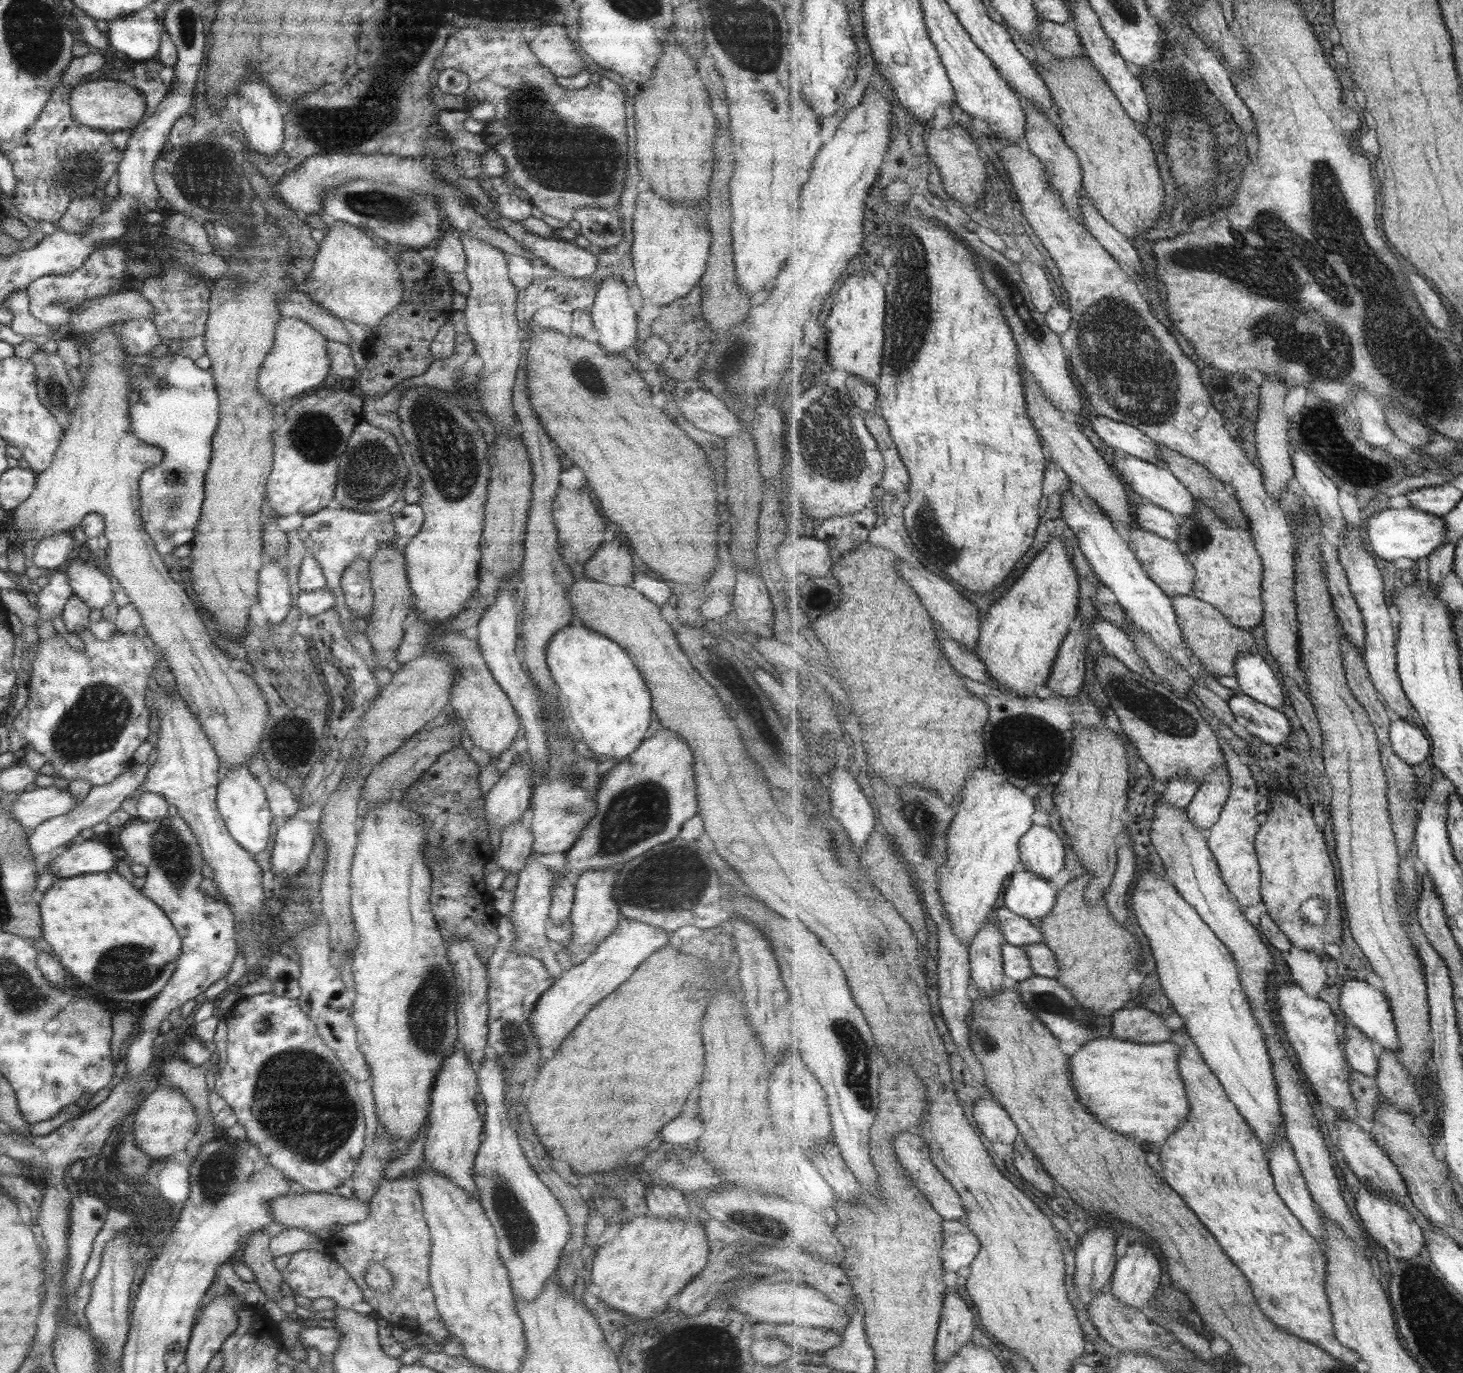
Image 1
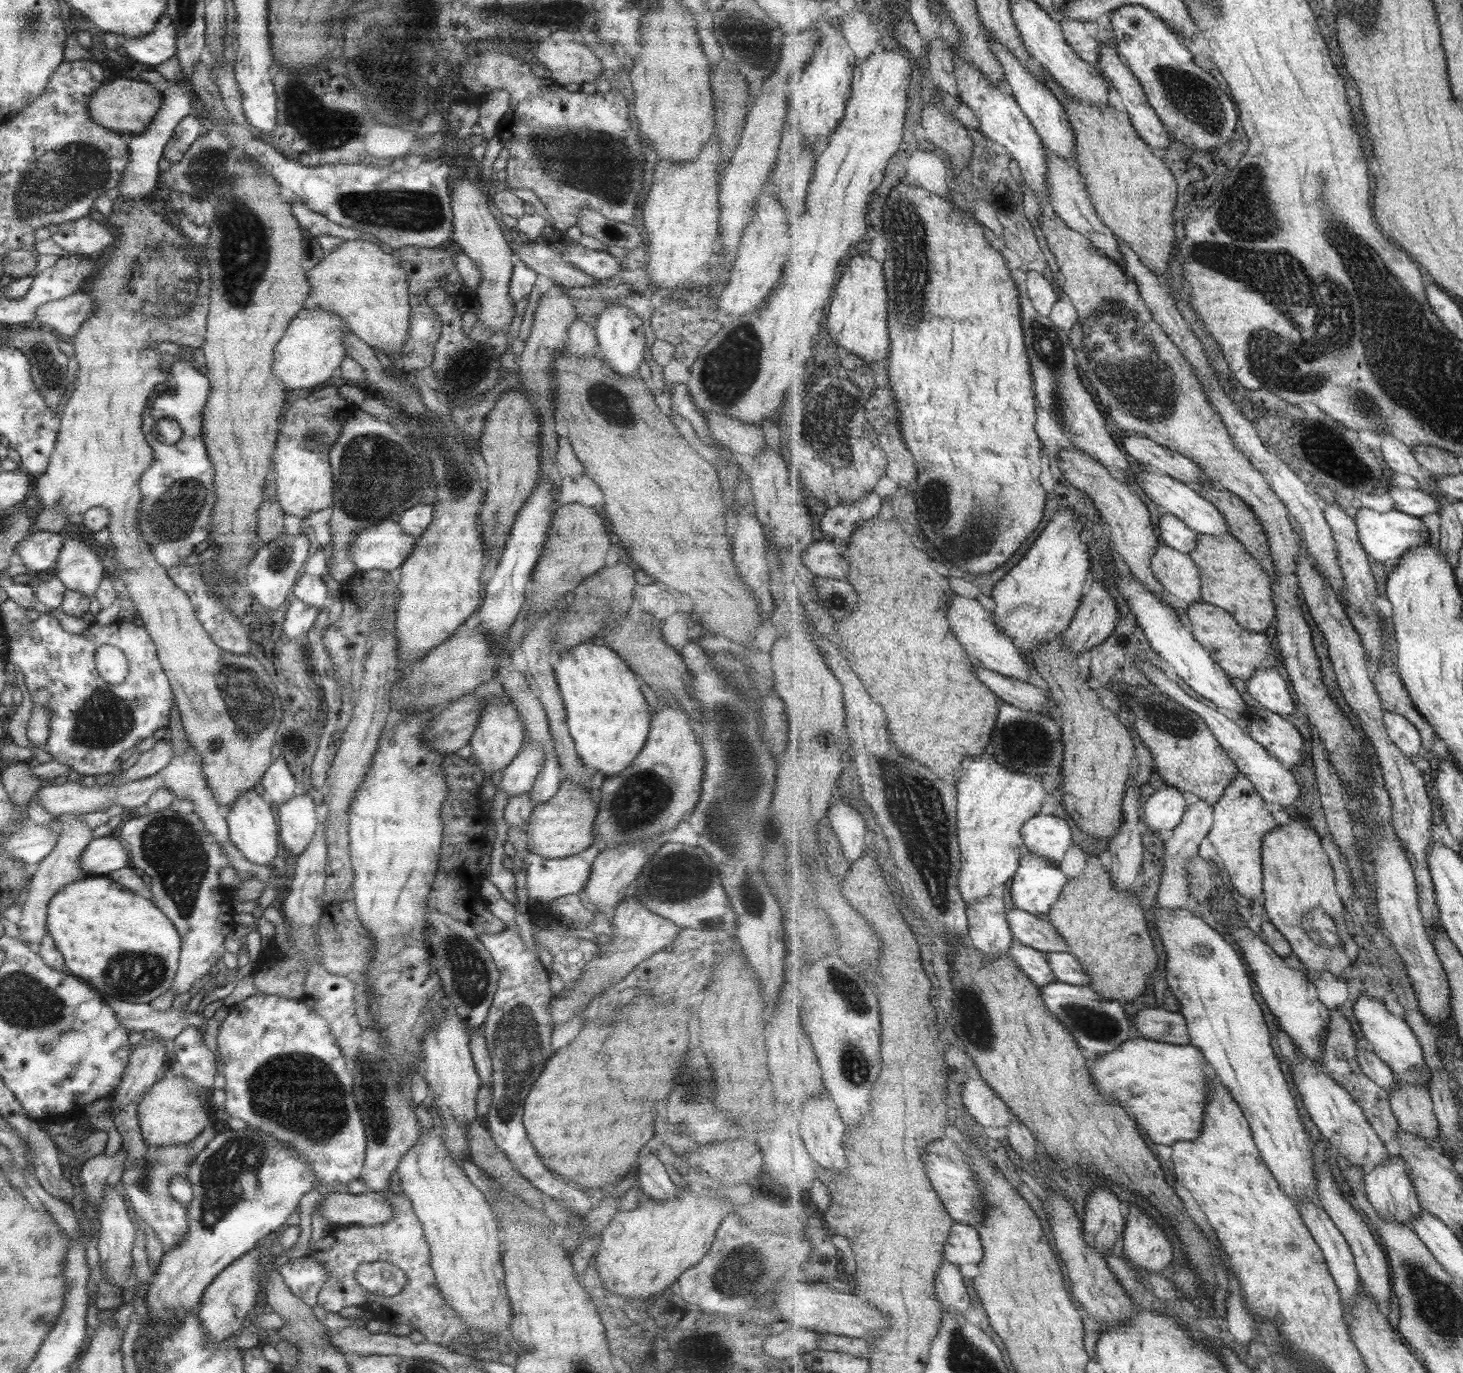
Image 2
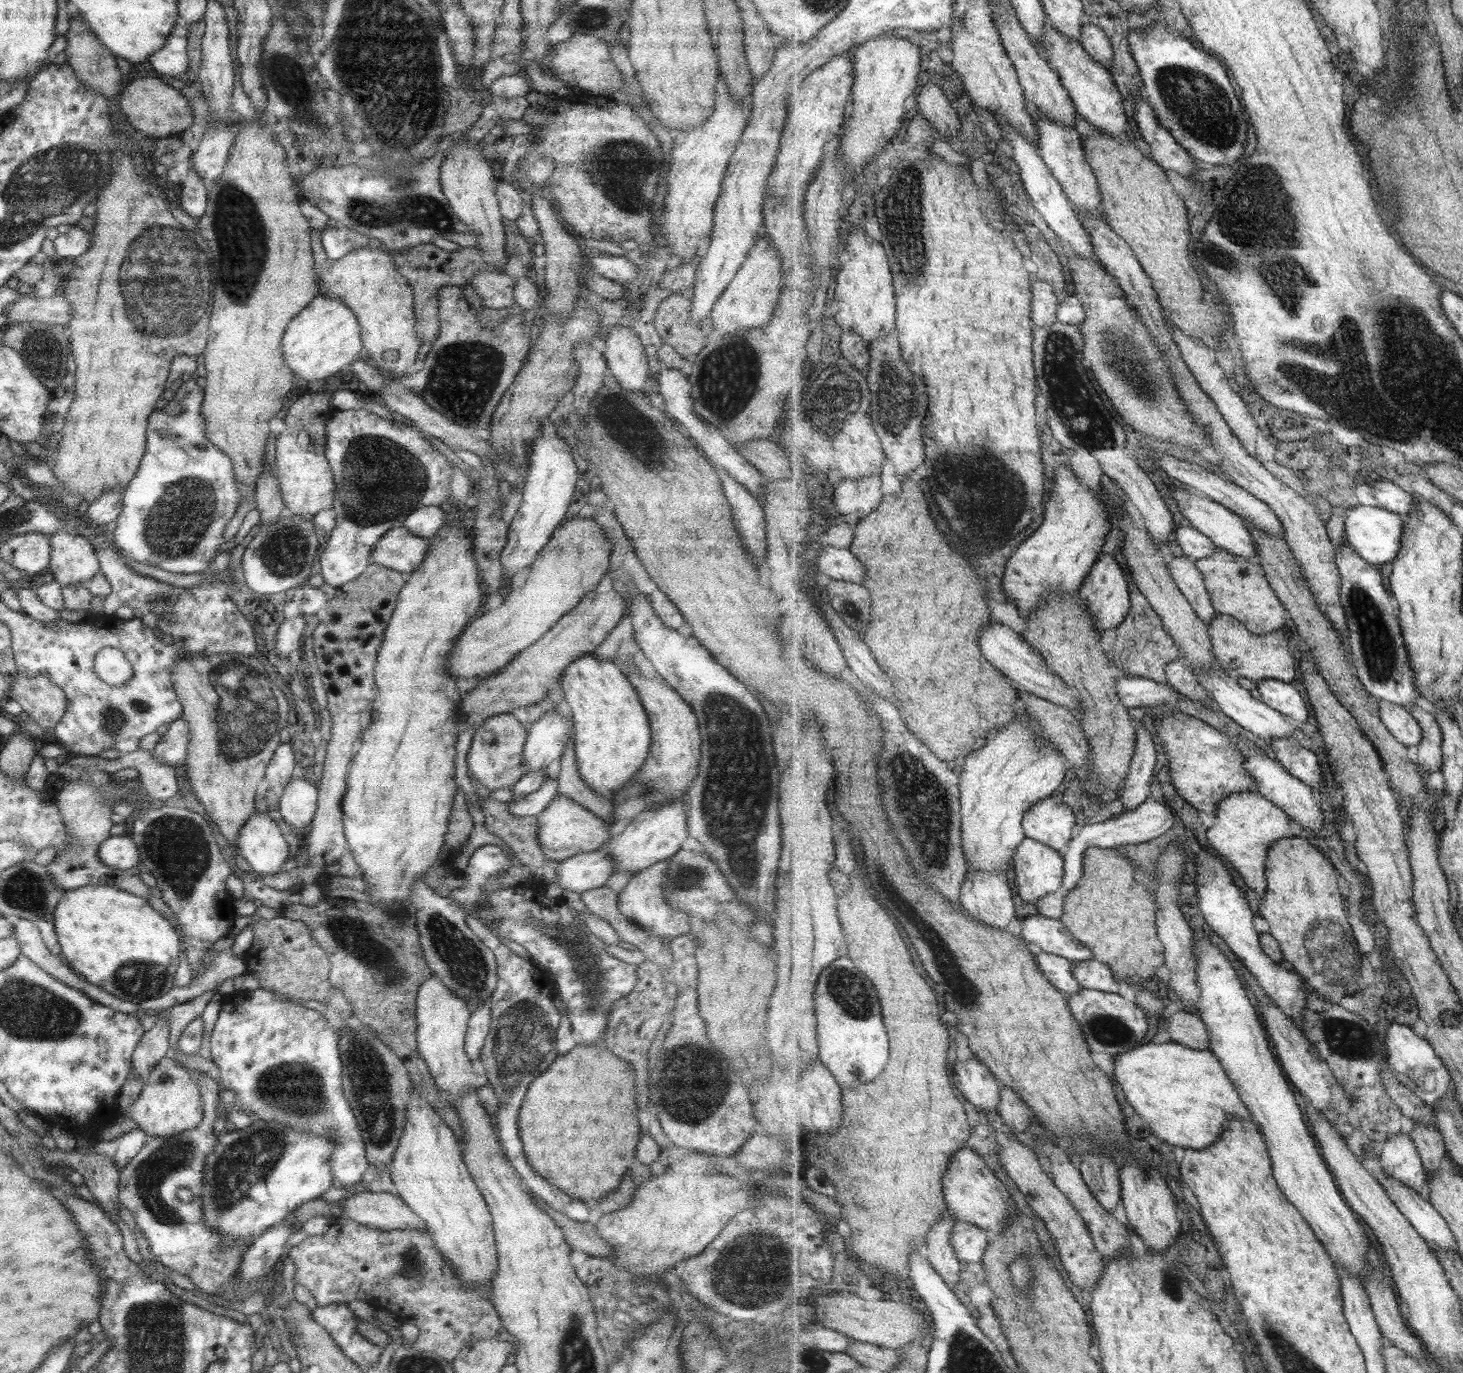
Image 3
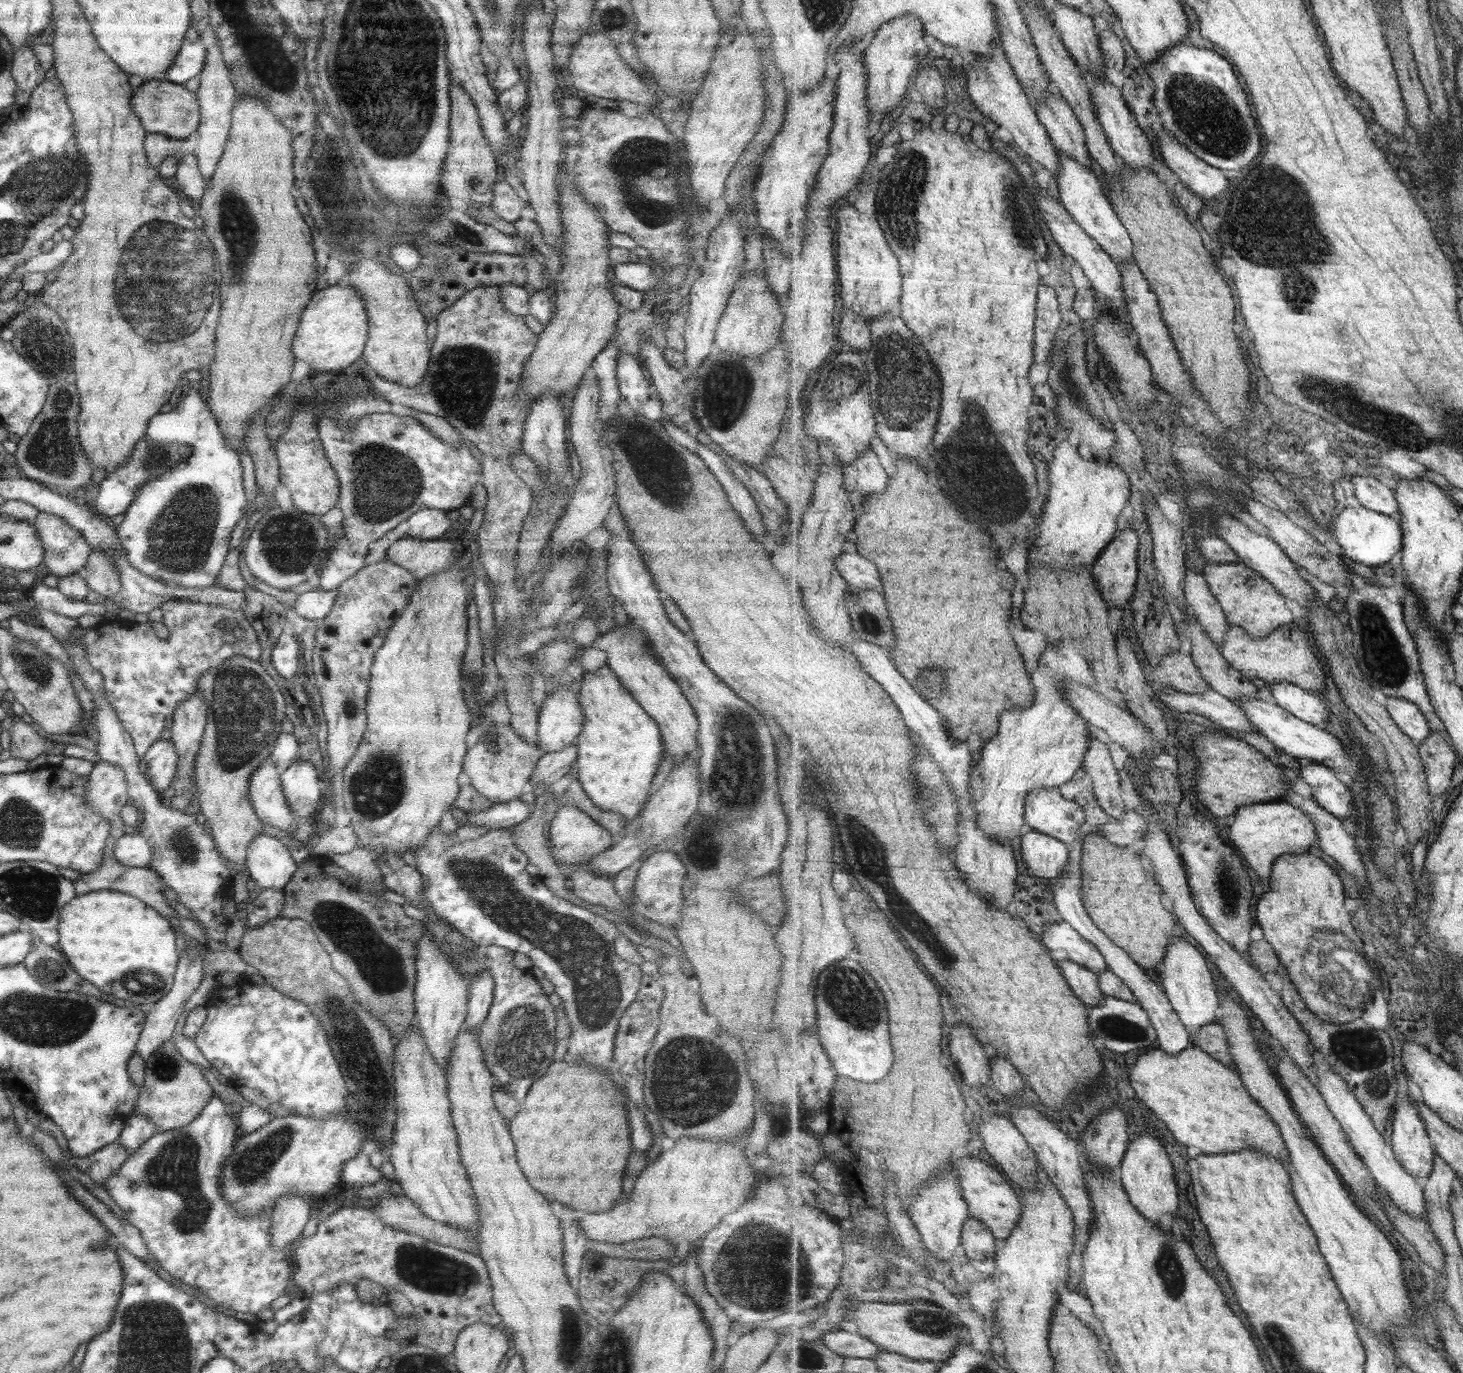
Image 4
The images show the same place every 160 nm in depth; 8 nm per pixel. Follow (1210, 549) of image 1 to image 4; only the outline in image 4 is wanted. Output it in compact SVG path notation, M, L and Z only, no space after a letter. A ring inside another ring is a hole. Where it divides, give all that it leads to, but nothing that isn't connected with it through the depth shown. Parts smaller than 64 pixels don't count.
M1242 562L1212 563L1204 567L1204 577L1212 593L1222 603L1230 624L1242 626L1257 638L1269 636L1280 626L1294 622L1293 612L1287 608L1285 598L1259 571Z

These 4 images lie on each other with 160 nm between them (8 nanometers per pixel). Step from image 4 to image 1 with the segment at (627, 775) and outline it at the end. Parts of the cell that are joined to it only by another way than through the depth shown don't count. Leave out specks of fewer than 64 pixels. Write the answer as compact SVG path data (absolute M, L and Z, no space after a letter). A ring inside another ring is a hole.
M569 624L559 629L545 649L545 662L549 676L556 691L556 698L561 708L561 714L567 720L569 734L581 746L589 749L597 760L613 758L616 763L631 754L645 738L645 730L652 716L650 694L639 671L633 666L633 661L627 653L610 638L585 628L583 625Z

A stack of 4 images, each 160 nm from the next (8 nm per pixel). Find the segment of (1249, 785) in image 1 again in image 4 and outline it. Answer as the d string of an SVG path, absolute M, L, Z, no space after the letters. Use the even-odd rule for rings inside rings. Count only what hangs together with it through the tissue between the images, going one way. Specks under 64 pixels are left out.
M1285 800L1245 805L1234 816L1225 839L1238 850L1247 866L1263 878L1263 884L1270 884L1272 866L1282 854L1307 853L1318 842L1317 826L1310 815Z

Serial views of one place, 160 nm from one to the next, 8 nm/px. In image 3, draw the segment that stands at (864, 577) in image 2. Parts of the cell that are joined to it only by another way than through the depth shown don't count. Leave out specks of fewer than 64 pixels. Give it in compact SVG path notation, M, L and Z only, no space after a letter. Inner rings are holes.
M914 475L903 478L900 495L885 496L875 512L858 522L849 549L867 567L867 581L863 581L863 585L873 594L870 610L873 618L869 622L867 642L871 644L871 650L875 650L875 658L879 658L883 670L887 670L889 678L895 686L899 686L895 692L899 702L895 704L903 710L903 718L907 718L907 726L915 730L915 736L931 746L939 758L953 762L959 756L981 750L986 745L990 730L1011 724L1015 718L1011 710L1020 696L1018 687L984 657L978 643L981 626L993 620L990 606L985 602L981 576L975 572L973 564L965 560L965 556L955 554L945 534L937 530L925 498L927 492L921 490L918 483Z

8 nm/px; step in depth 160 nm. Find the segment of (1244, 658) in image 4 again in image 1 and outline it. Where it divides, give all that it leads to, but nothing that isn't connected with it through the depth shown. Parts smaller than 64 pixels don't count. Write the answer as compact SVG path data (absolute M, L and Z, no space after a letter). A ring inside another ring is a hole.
M1170 595L1184 638L1193 654L1202 660L1206 670L1214 676L1236 676L1237 660L1243 655L1257 651L1255 638L1250 630L1235 626L1217 606L1200 598L1187 595Z

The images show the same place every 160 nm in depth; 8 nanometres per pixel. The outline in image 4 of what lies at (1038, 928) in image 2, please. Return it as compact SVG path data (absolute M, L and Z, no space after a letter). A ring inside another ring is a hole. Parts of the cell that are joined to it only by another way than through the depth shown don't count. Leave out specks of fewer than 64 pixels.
M1066 921L1045 924L1045 932L1041 938L1048 949L1063 949L1068 960L1081 964L1092 972L1101 974L1101 972L1109 970L1106 958L1097 946L1084 938Z

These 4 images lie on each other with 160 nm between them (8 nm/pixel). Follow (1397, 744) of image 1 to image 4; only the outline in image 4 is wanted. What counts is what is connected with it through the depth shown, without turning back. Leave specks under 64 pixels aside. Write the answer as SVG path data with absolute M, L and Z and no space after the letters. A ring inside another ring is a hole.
M1388 697L1385 706L1399 729L1405 731L1417 744L1431 734L1431 726L1423 711L1405 698Z

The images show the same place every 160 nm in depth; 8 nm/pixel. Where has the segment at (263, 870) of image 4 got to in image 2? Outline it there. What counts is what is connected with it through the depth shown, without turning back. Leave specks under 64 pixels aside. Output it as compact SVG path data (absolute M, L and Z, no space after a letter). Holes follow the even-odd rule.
M253 789L246 790L233 801L227 811L223 811L228 826L228 837L231 844L253 864L267 865L277 852L277 823L273 810L266 797L259 795Z

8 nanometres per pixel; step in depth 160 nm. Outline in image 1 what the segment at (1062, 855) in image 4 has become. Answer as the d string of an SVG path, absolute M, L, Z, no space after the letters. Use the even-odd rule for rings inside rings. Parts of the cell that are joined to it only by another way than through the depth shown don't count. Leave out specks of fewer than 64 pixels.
M1021 867L1012 874L1010 883L1004 891L1004 907L1029 920L1037 920L1037 918L1043 920L1056 907L1059 890L1059 886L1053 880L1041 878L1038 874L1027 870L1026 867Z

